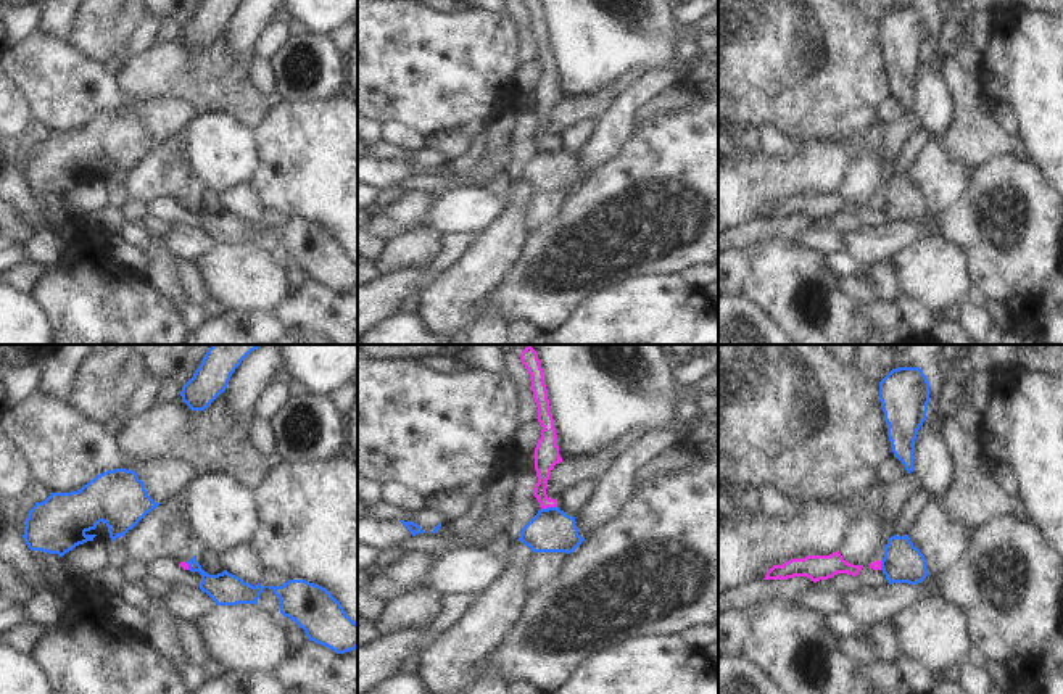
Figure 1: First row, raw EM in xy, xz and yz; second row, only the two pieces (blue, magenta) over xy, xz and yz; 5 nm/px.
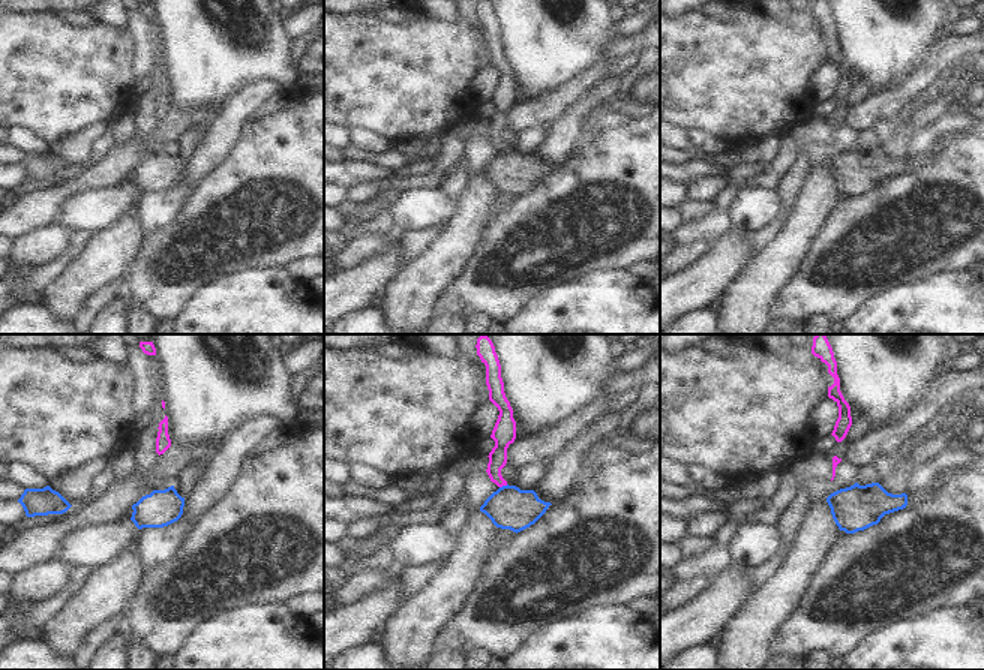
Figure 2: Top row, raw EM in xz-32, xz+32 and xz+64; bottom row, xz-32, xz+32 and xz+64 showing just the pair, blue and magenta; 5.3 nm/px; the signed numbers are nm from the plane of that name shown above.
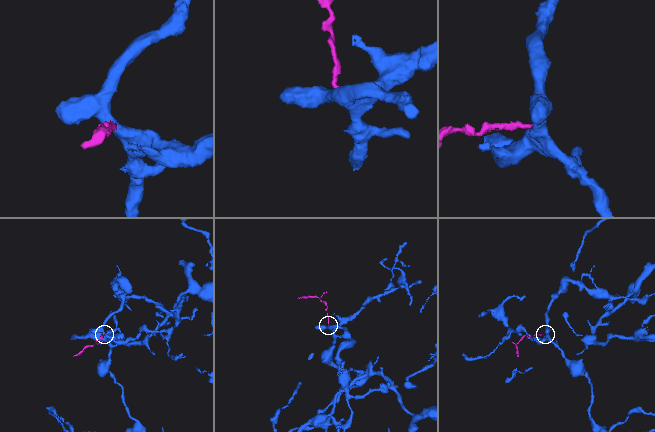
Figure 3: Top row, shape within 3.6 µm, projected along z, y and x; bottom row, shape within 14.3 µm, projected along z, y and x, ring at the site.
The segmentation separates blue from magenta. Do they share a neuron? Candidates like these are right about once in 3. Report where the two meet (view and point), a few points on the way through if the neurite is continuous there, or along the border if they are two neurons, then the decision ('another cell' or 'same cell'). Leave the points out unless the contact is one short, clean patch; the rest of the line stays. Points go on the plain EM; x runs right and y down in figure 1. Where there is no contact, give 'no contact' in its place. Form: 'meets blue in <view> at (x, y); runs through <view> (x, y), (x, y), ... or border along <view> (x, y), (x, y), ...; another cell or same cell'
meets blue in xz at (548, 147); border along xz (556, 145), (541, 148); another cell

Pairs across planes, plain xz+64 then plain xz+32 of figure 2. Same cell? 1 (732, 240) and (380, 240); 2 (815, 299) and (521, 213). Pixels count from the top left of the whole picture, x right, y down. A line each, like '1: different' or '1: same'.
1: different
2: same

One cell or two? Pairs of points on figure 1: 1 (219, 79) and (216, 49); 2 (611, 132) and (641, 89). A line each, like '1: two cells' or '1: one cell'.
1: one cell
2: one cell

